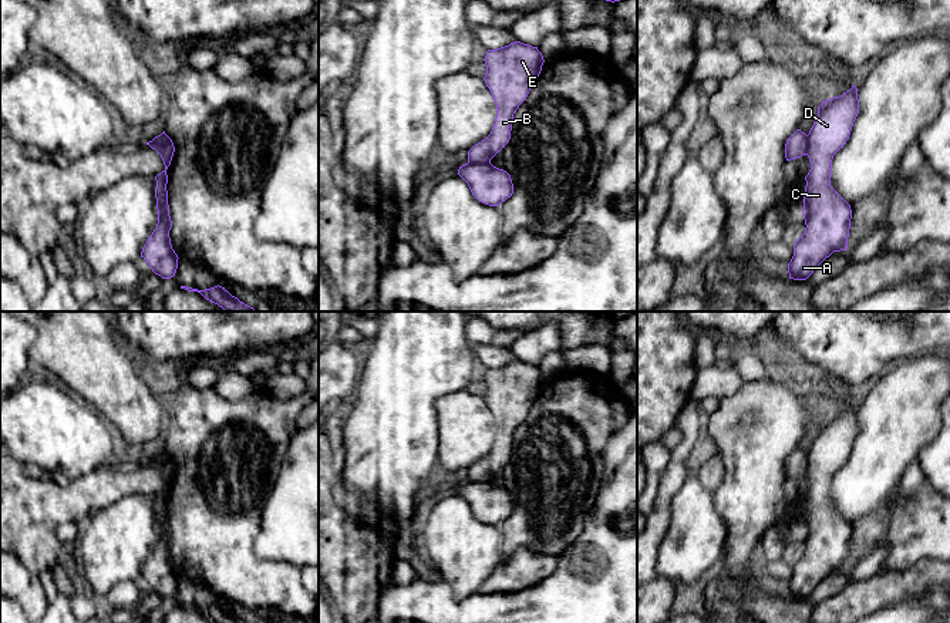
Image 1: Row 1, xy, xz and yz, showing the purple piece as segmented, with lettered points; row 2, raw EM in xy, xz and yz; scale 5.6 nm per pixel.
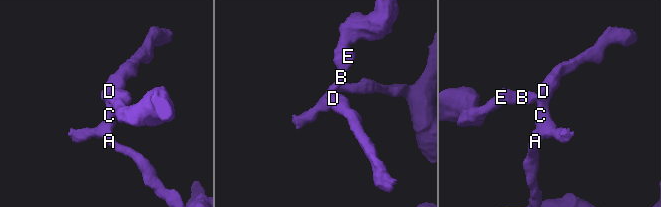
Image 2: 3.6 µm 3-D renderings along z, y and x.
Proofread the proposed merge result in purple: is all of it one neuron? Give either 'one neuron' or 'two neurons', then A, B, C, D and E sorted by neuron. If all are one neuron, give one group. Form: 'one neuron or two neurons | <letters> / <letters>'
two neurons | A C D / B E

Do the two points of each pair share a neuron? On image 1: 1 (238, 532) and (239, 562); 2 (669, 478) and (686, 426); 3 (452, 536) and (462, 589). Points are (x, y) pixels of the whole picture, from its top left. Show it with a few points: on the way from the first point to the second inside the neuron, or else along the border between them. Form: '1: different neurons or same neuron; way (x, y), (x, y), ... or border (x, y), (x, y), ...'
1: same neuron; way (238, 539), (239, 555)
2: same neuron; way (677, 465), (687, 438)
3: same neuron; way (462, 549), (462, 576)

